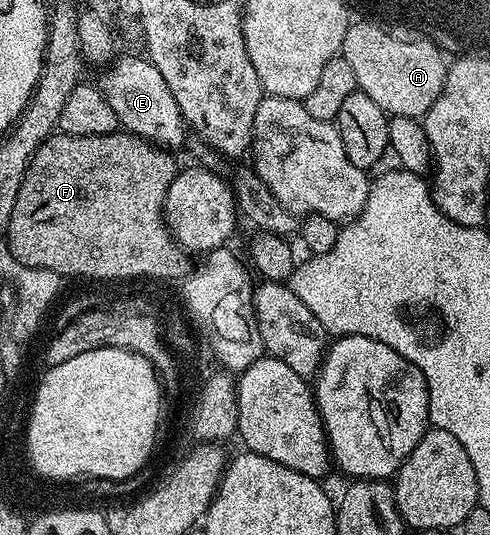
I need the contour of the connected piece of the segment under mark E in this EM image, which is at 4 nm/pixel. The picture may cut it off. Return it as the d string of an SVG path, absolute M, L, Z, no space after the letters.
M132 55L129 59L113 58L99 72L99 89L110 101L110 109L114 109L116 122L123 130L130 131L133 135L141 135L148 142L165 149L183 148L186 143L186 124L178 101L174 101L170 85L166 85L166 80L162 73L158 73L152 60L140 55Z

